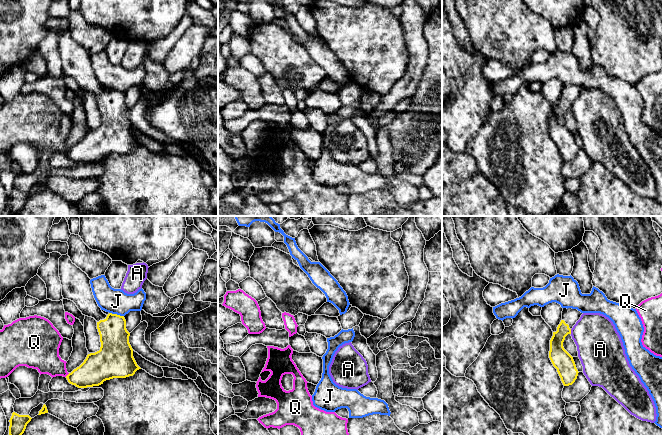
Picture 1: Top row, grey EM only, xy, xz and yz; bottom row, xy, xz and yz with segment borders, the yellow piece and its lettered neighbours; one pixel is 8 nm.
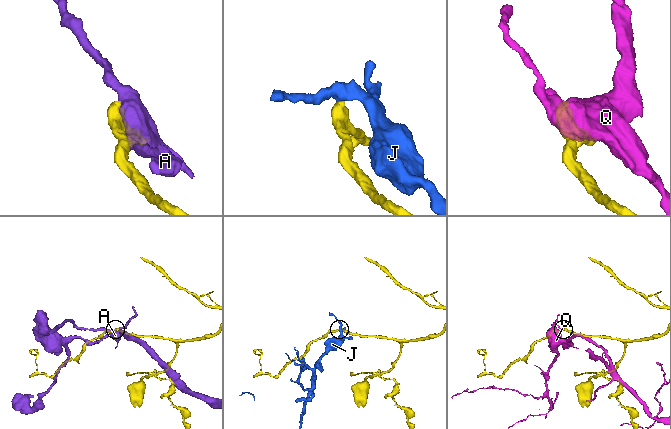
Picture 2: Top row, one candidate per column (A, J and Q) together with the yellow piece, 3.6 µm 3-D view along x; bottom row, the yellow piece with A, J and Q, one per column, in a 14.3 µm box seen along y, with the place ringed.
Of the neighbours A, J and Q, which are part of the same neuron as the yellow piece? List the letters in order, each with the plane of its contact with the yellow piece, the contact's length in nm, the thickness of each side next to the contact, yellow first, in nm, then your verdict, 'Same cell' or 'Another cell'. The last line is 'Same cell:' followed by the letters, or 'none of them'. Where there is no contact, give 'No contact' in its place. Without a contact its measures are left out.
A: Touches yellow in yz. Shared border 40 nm. Thickness 160 nm (yellow) against 360 nm. Another cell
J: Touches yellow in xy. Shared border 120 nm. Thickness 240 nm (yellow) against 200 nm. Another cell
Q: Touches yellow in xy. Shared border 50 nm. Thickness 240 nm (yellow) against 240 nm. Another cell
Same cell: none of them

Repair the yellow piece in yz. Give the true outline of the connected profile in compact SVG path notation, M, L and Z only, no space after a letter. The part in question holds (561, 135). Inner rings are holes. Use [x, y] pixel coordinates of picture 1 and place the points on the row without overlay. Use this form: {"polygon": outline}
{"polygon": "M563 84L562 96L557 103L557 107L553 108L550 116L549 134L553 142L561 154L564 162L572 161L578 152L573 133L564 125L563 118L568 110L571 110L571 105L580 95L580 87L572 84Z"}

